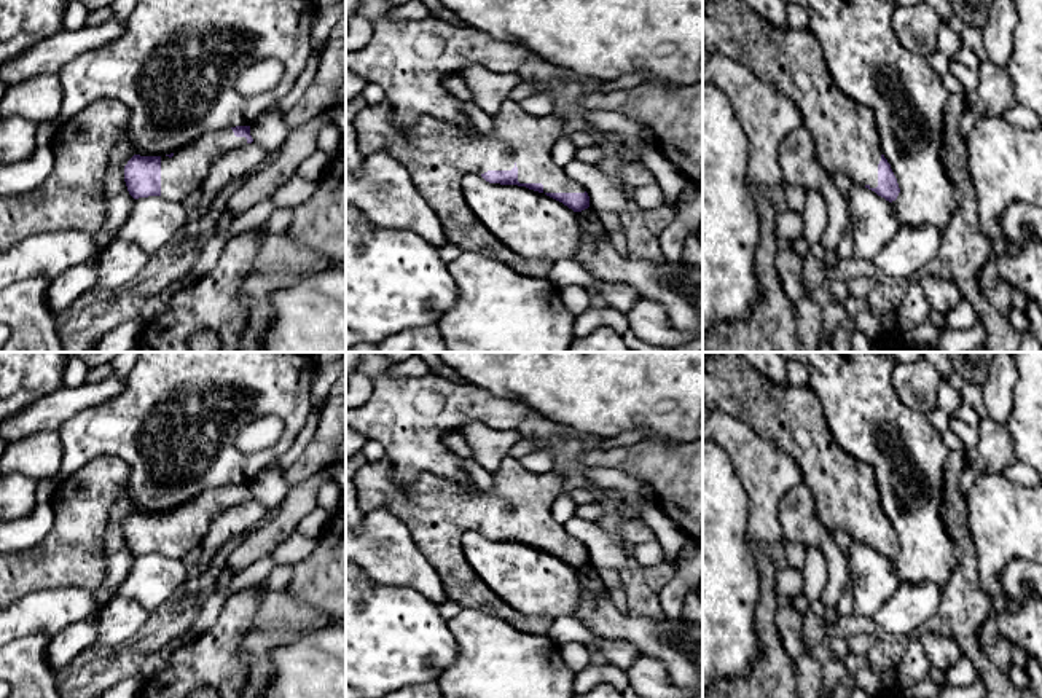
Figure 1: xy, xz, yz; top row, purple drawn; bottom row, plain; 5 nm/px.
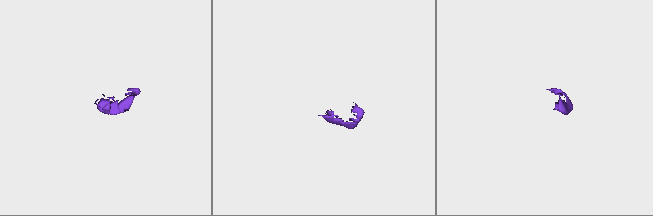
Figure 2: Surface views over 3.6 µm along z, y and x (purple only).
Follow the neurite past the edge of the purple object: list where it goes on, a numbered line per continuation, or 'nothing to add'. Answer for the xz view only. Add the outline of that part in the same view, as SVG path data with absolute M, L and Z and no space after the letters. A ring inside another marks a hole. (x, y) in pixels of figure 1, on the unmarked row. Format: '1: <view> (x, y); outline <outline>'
1: xz (437, 510); outline M507 456L492 473L489 491L464 486L435 473L422 473L416 480L398 484L392 478L387 457L362 465L354 483L357 504L363 513L387 508L409 529L413 542L437 571L448 599L462 609L475 609L484 615L500 618L511 626L537 636L546 636L553 620L543 615L524 615L503 602L467 563L460 537L465 531L488 527L511 527L518 524L519 540L542 540L543 550L585 550L585 545L569 535L562 524L551 515L554 499L562 492L562 480L554 472L532 473L518 459Z

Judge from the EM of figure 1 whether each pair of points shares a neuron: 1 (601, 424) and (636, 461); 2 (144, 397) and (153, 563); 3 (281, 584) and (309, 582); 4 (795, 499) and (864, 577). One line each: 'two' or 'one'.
1: two
2: two
3: two
4: two

